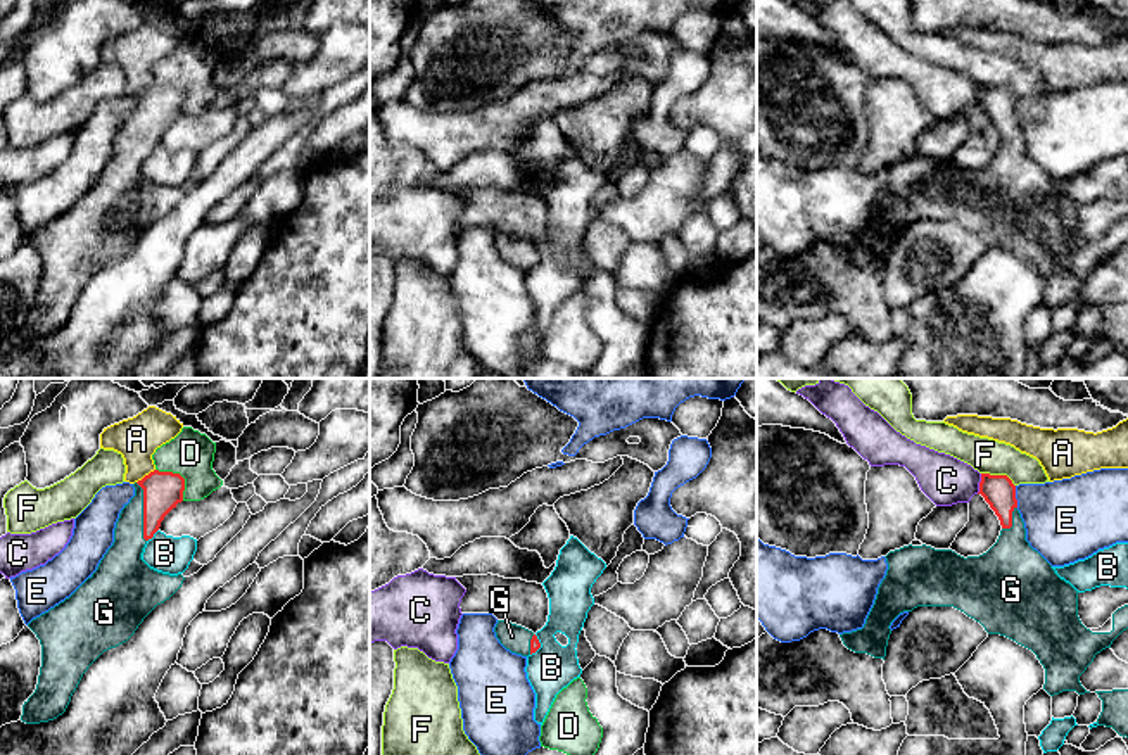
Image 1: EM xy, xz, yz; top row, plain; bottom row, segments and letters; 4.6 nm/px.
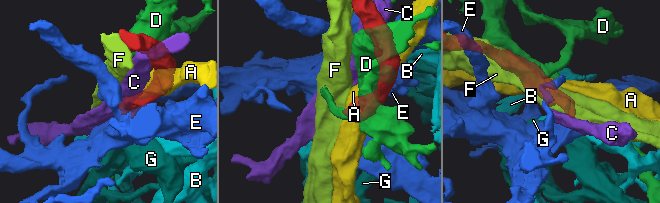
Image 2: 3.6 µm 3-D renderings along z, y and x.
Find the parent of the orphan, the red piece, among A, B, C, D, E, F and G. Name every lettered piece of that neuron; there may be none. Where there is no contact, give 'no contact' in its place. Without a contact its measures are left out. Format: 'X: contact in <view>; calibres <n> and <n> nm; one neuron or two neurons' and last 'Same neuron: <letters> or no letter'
A: contact in xy; calibres 180 and 200 nm; two neurons
B: contact in xy; calibres 180 and 180 nm; two neurons
C: contact in yz; calibres 150 and 220 nm; two neurons
D: contact in xy; calibres 180 and 220 nm; two neurons
E: contact in yz; calibres 150 and 360 nm; two neurons
F: contact in yz; calibres 150 and 160 nm; two neurons
G: contact in xy; calibres 180 and 180 nm; one neuron
Same neuron: G

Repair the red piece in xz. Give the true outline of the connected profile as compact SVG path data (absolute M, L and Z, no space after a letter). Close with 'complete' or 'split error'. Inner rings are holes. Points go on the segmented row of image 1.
M497 620L494 632L499 643L511 653L529 657L541 648L537 636L522 625Z | split error

